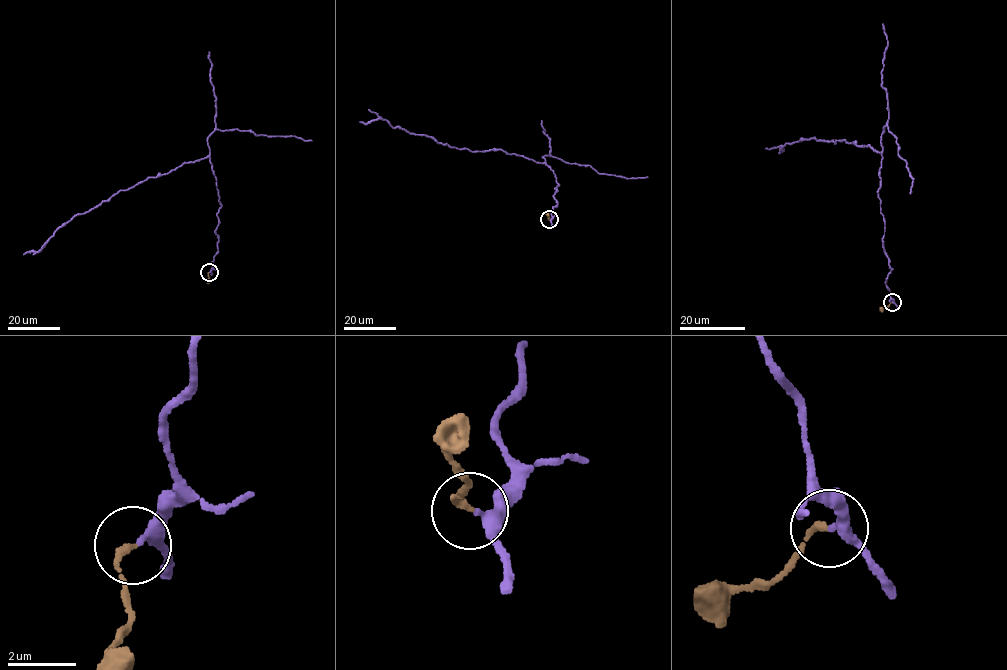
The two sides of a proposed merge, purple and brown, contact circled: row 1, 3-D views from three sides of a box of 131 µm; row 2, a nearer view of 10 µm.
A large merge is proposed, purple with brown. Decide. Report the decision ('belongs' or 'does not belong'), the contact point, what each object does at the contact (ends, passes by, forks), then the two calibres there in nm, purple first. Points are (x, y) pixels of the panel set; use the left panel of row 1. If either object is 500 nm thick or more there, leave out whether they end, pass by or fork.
belongs; at (209, 272); purple passes by; brown ends there; 260 nm thick on the purple side, 200 nm on the other

